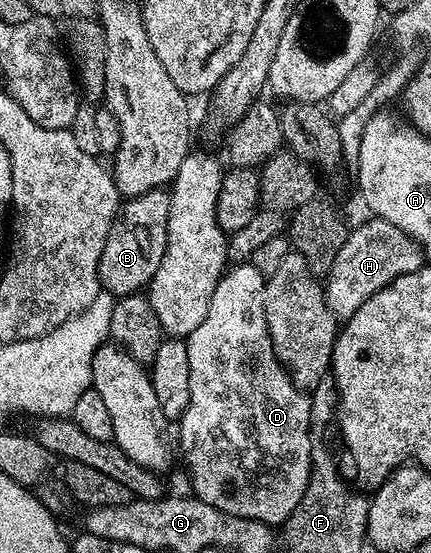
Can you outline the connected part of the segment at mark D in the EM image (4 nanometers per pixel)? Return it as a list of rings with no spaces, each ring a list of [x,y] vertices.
[[[250,261],[240,262],[238,265],[232,266],[230,269],[223,272],[219,279],[217,289],[213,289],[213,301],[209,301],[209,313],[205,313],[205,321],[201,321],[201,325],[197,325],[197,329],[193,329],[191,335],[186,336],[185,342],[189,349],[189,409],[185,409],[182,419],[178,420],[177,427],[179,427],[179,447],[183,450],[183,459],[187,462],[187,471],[191,474],[191,487],[194,498],[205,501],[209,505],[213,505],[213,509],[225,509],[225,513],[233,513],[237,517],[249,517],[256,519],[262,523],[270,523],[272,525],[282,525],[286,523],[287,518],[292,515],[299,507],[301,497],[305,497],[305,489],[309,485],[309,473],[311,472],[311,422],[309,421],[309,409],[311,408],[311,401],[308,392],[304,391],[302,387],[296,385],[291,380],[291,375],[287,372],[283,362],[275,355],[273,349],[273,341],[269,337],[269,325],[265,321],[265,301],[263,300],[263,288],[265,286],[265,277],[261,274]]]

